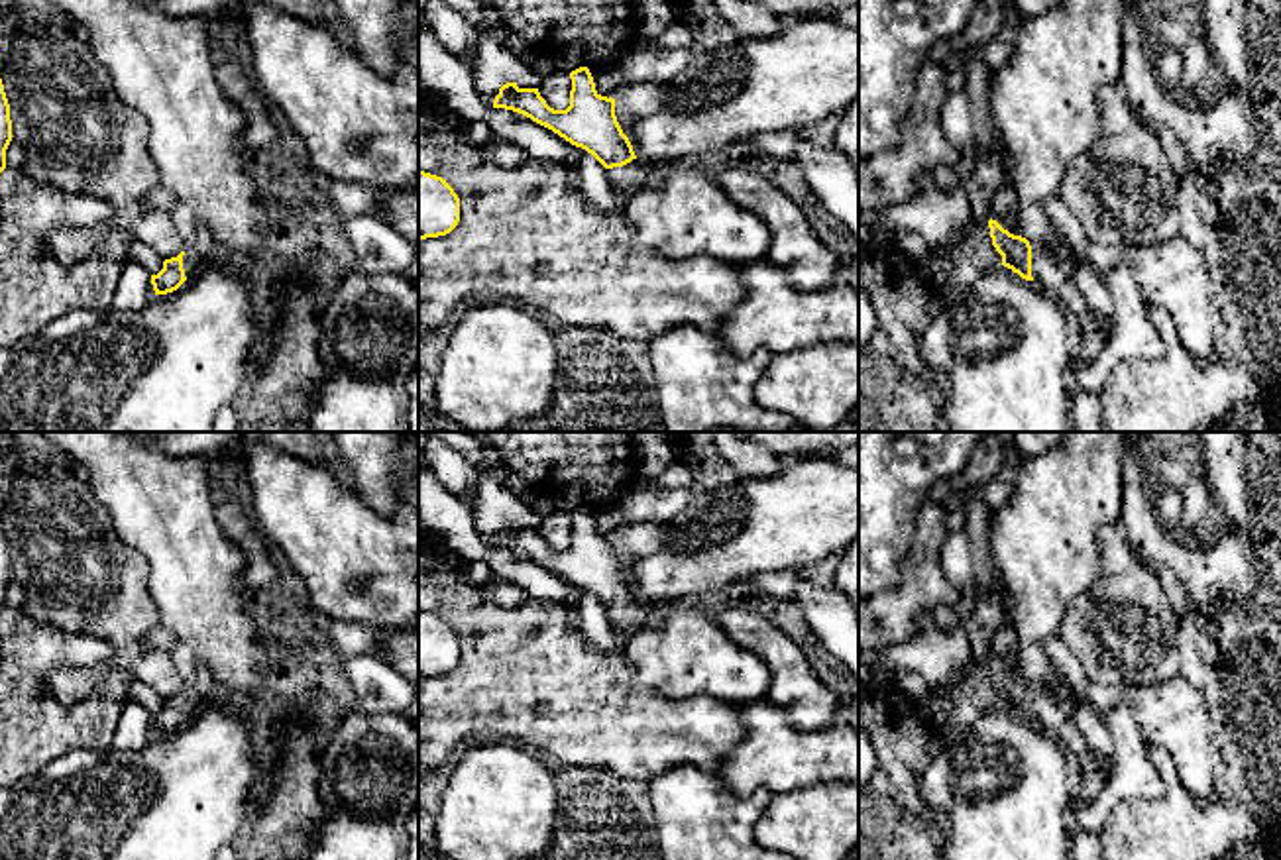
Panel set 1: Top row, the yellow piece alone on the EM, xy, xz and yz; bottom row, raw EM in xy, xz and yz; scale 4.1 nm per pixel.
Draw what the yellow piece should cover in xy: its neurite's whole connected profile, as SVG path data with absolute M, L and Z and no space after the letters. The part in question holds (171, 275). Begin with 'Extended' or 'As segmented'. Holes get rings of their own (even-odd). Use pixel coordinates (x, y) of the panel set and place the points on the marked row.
Extended. M200 236L177 257L165 259L163 269L151 275L155 295L177 291L187 279L193 279L212 267L240 269L234 253L212 236Z

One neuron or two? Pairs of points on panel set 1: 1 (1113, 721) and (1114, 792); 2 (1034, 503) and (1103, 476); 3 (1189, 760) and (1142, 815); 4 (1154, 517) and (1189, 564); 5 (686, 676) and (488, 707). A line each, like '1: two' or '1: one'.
1: one
2: one
3: two
4: one
5: two

